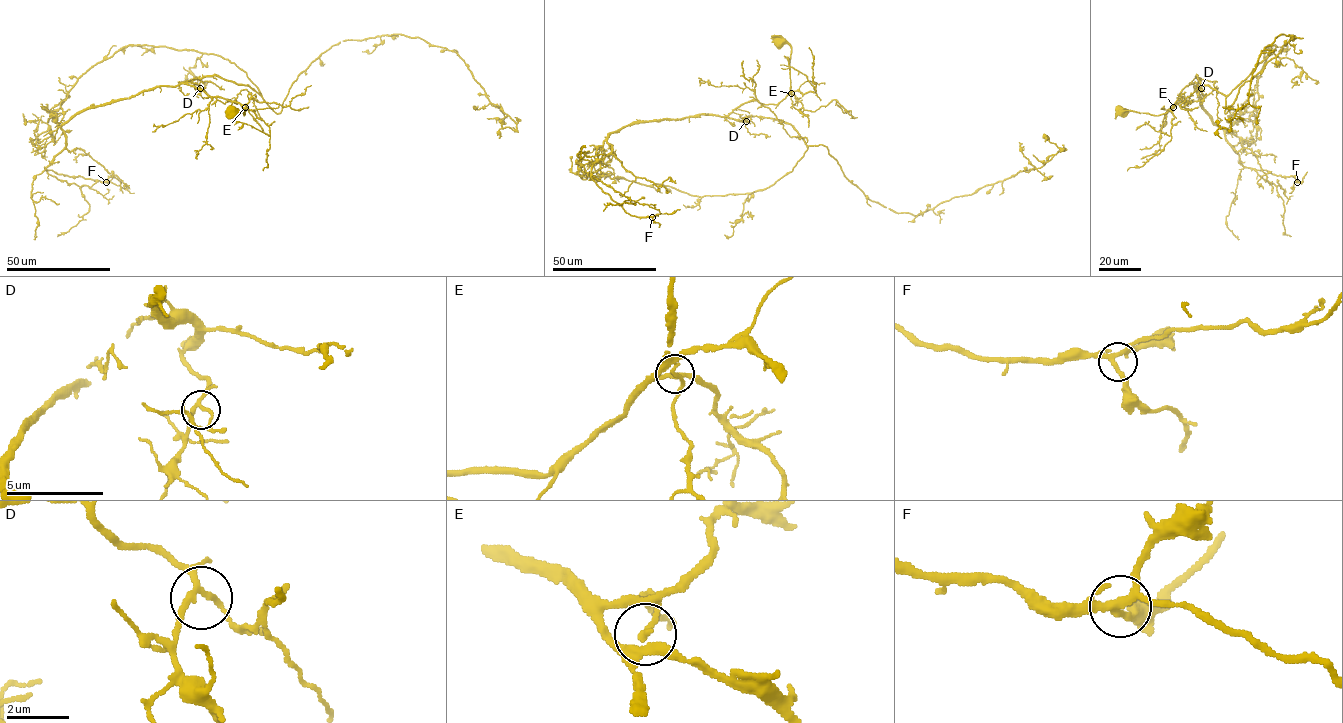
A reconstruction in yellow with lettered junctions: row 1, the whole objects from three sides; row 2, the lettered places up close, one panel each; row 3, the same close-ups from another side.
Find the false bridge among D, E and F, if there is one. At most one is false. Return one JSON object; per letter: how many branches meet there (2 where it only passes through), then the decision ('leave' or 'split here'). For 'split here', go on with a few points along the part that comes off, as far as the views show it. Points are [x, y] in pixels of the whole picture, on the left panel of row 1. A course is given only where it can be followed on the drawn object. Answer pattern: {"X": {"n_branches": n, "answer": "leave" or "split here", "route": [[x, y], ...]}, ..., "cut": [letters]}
{"D": {"n_branches": 4, "answer": "leave"}, "E": {"n_branches": 4, "answer": "leave"}, "F": {"n_branches": 4, "answer": "leave"}, "cut": []}

